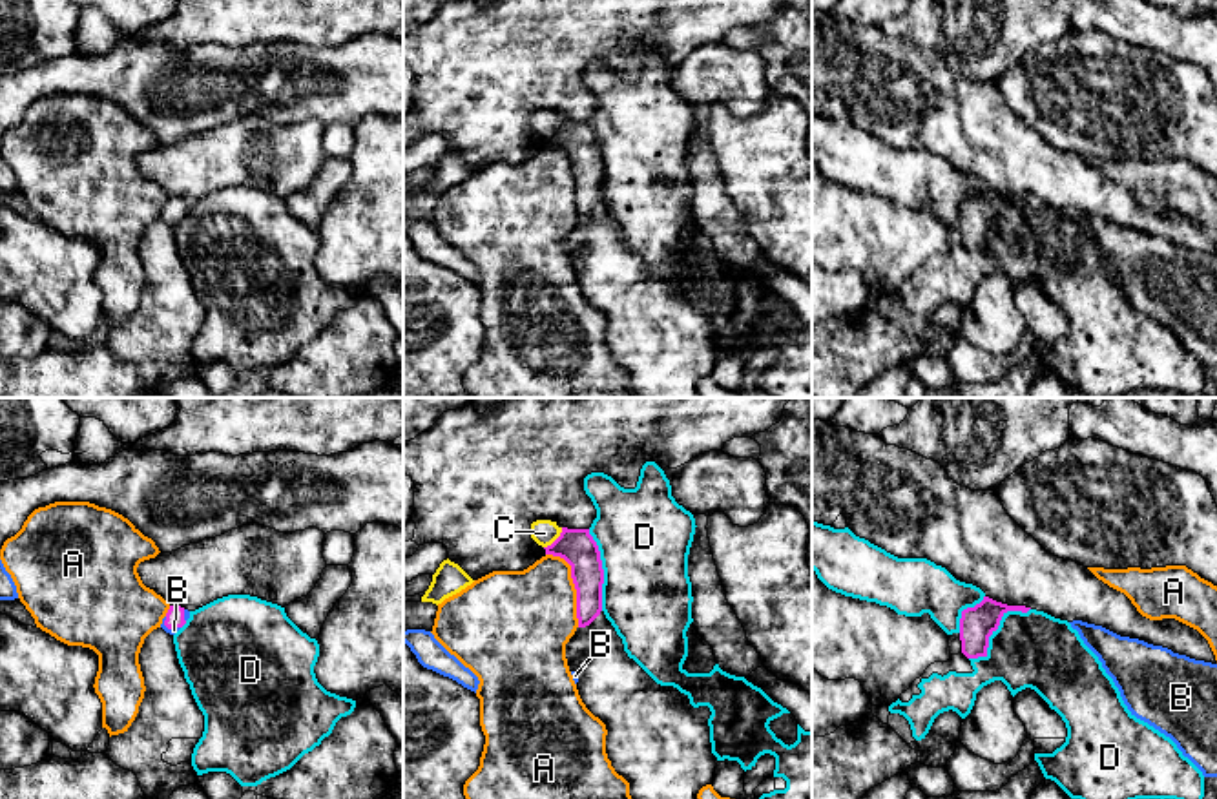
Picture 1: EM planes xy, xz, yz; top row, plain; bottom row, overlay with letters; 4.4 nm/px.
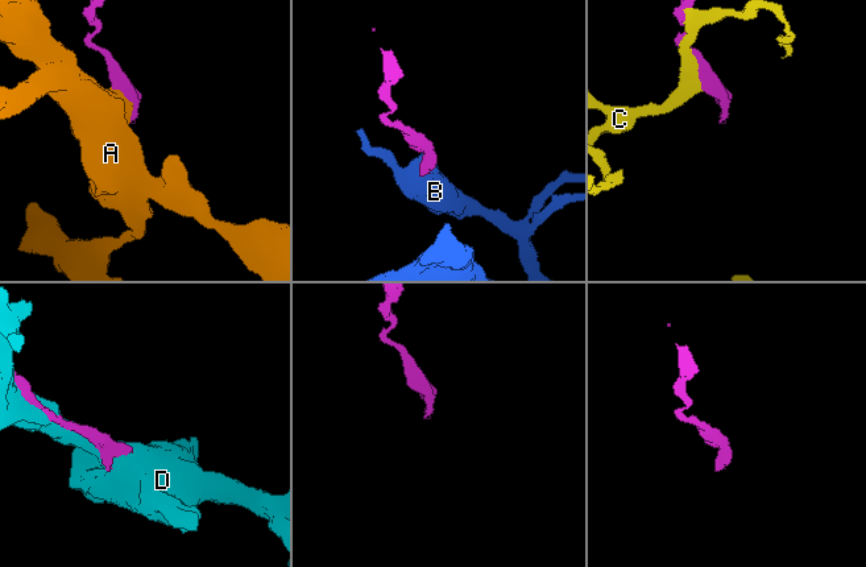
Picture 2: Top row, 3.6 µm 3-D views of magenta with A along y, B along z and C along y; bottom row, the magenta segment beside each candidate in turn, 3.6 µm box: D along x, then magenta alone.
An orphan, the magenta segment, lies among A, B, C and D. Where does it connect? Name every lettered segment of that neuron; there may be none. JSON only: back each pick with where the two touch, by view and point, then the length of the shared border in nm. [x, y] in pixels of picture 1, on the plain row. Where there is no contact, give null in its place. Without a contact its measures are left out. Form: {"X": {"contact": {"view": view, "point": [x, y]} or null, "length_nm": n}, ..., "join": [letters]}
{"B": {"contact": {"view": "xy", "point": [168, 219]}, "length_nm": 90}, "join": ["B"]}

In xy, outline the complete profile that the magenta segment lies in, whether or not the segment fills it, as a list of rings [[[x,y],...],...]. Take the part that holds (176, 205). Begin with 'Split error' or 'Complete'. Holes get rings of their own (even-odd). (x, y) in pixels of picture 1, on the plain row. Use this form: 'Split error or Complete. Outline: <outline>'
Split error. Outline: [[[170,197],[166,208],[162,210],[161,219],[170,224],[175,226],[190,210],[190,202],[181,199],[181,197]]]

